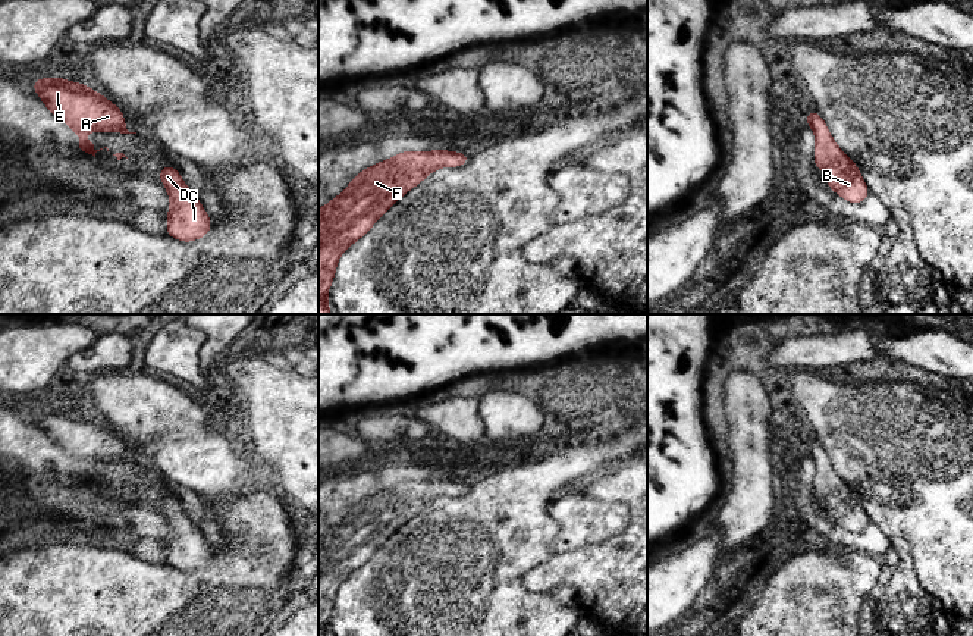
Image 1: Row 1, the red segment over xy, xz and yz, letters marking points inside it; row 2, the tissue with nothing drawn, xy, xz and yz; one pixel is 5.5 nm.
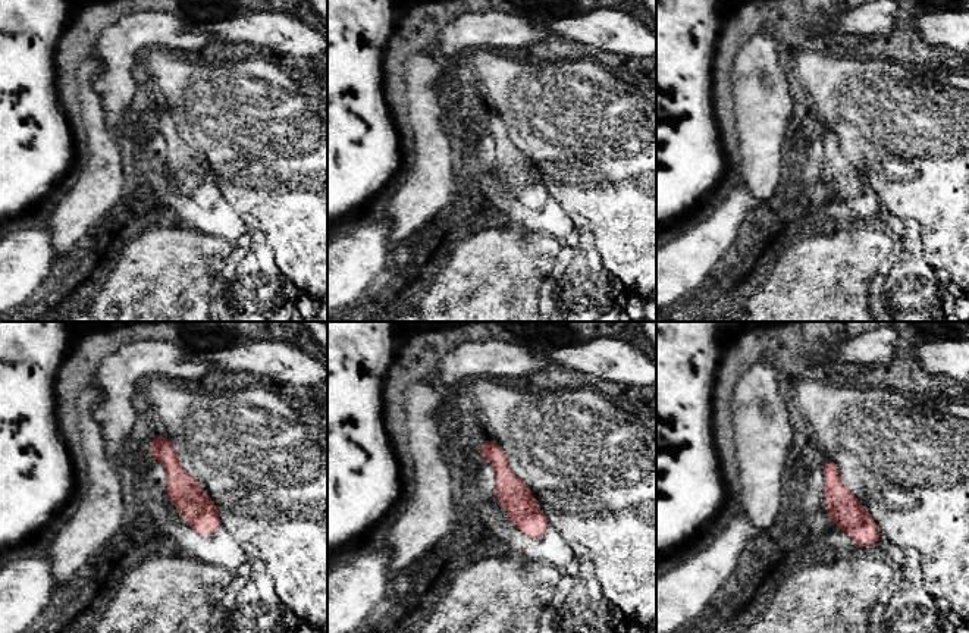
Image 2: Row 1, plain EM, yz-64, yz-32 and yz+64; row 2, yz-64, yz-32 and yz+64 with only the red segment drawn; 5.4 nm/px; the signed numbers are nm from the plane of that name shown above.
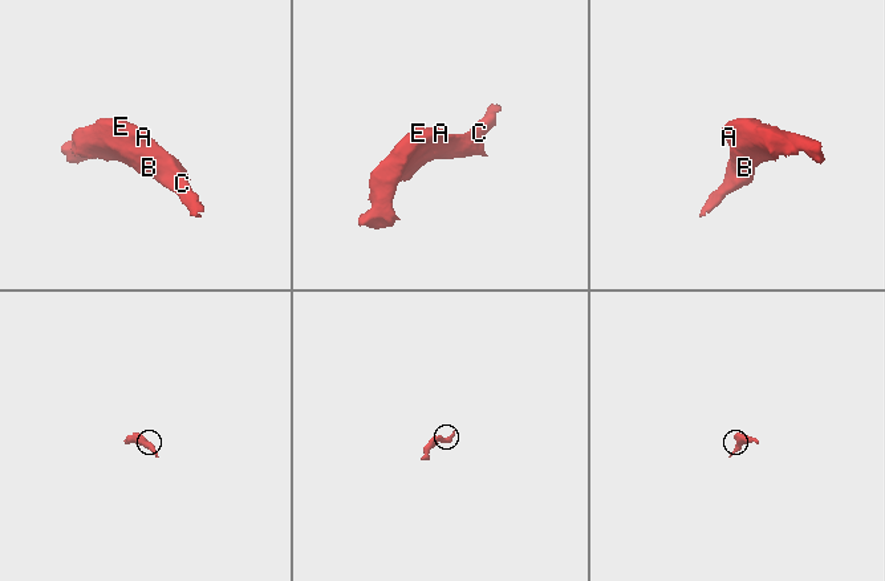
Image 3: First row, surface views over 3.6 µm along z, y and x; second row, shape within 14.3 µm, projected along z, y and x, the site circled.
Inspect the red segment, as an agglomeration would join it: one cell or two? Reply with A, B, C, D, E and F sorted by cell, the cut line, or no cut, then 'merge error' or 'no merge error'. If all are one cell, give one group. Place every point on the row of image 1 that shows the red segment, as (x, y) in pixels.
A B C D E F; no cut; no merge error

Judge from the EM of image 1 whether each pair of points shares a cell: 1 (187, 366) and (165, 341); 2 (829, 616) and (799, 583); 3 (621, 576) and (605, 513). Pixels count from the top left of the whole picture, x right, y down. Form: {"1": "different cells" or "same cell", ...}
{"1": "same cell", "2": "same cell", "3": "different cells"}

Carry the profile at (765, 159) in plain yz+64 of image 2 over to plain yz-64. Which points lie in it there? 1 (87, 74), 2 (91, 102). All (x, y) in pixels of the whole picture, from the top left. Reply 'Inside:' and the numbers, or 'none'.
Inside: 1, 2

